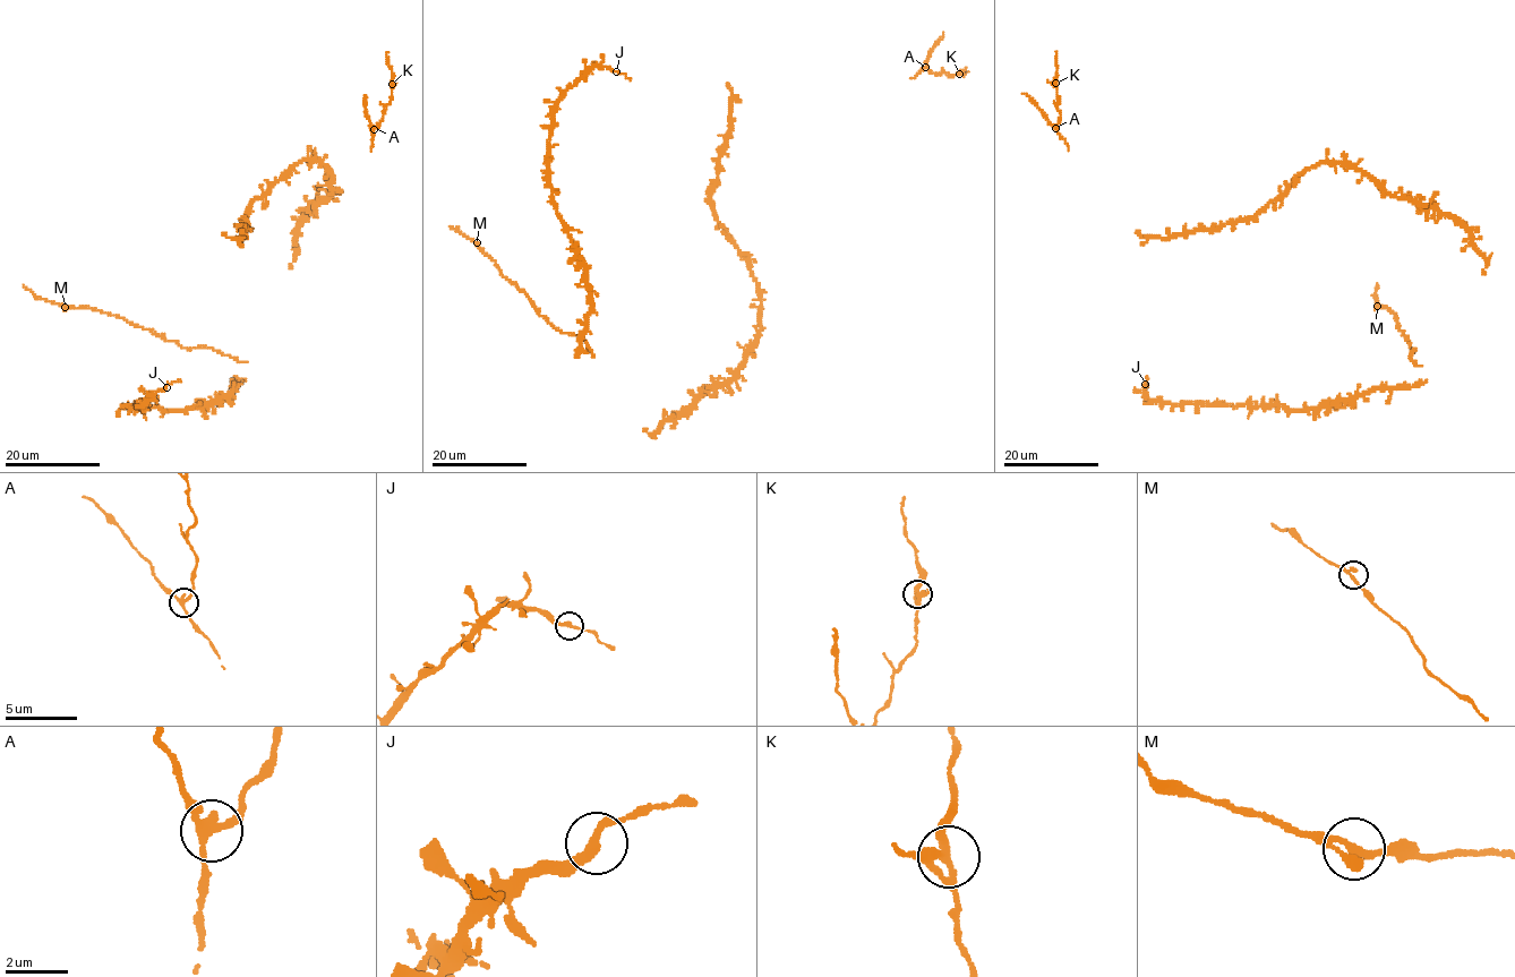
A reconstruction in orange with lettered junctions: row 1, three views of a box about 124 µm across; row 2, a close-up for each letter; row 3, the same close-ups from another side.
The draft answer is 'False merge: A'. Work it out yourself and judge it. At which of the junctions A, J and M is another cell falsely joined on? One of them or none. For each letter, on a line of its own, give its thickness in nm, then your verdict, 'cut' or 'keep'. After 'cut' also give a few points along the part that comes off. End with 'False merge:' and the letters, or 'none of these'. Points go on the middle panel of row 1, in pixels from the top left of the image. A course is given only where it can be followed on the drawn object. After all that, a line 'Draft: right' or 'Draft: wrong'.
A: 240 nm thick; cut; foreign part runs (926, 68), (950, 77), (967, 71)
J: 280 nm thick; keep
M: 180 nm thick; keep
False merge: A
Draft: right

